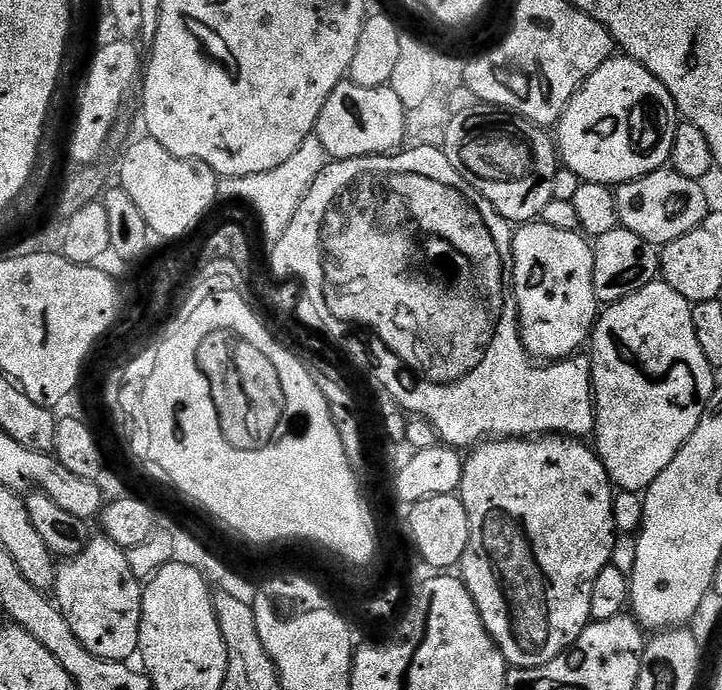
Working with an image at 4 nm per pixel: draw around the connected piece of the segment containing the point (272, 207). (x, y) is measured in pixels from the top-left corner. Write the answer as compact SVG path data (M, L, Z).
M316 135L306 138L282 166L274 166L274 170L266 170L262 174L250 174L249 176L226 176L219 181L218 188L221 193L233 196L236 200L245 200L252 204L254 211L260 215L260 224L264 227L264 236L268 239L269 245L278 242L282 234L286 234L286 226L290 226L290 218L298 214L298 206L302 206L302 198L314 186L314 178L322 174L322 170L330 162L330 157L326 154L326 146L318 142Z

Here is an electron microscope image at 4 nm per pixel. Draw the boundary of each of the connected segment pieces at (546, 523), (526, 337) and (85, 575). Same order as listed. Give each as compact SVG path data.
M549 434L535 438L489 438L475 445L467 453L464 461L458 495L462 506L466 506L466 518L470 522L470 538L466 542L466 550L458 565L458 575L464 581L466 590L470 590L470 598L474 598L474 606L478 606L486 630L512 668L541 668L546 662L550 662L555 656L562 655L567 648L572 647L572 643L580 637L584 627L592 620L590 593L594 590L594 578L598 578L604 567L612 562L612 551L618 535L612 505L614 485L595 451L584 444L587 443L563 434Z
M539 222L519 225L512 233L510 288L520 315L524 348L537 361L566 360L589 343L602 308L594 294L592 249L580 232L554 230Z
M103 534L97 536L77 556L57 563L54 603L90 654L109 662L128 662L140 651L142 580L134 576L125 549Z

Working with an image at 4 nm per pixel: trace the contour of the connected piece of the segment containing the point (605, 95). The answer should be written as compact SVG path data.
M623 54L613 55L611 60L602 62L590 78L570 98L560 123L554 128L554 143L558 149L563 167L569 168L585 184L606 184L619 186L632 180L641 180L651 172L659 172L671 161L674 134L678 123L676 103L646 66Z

